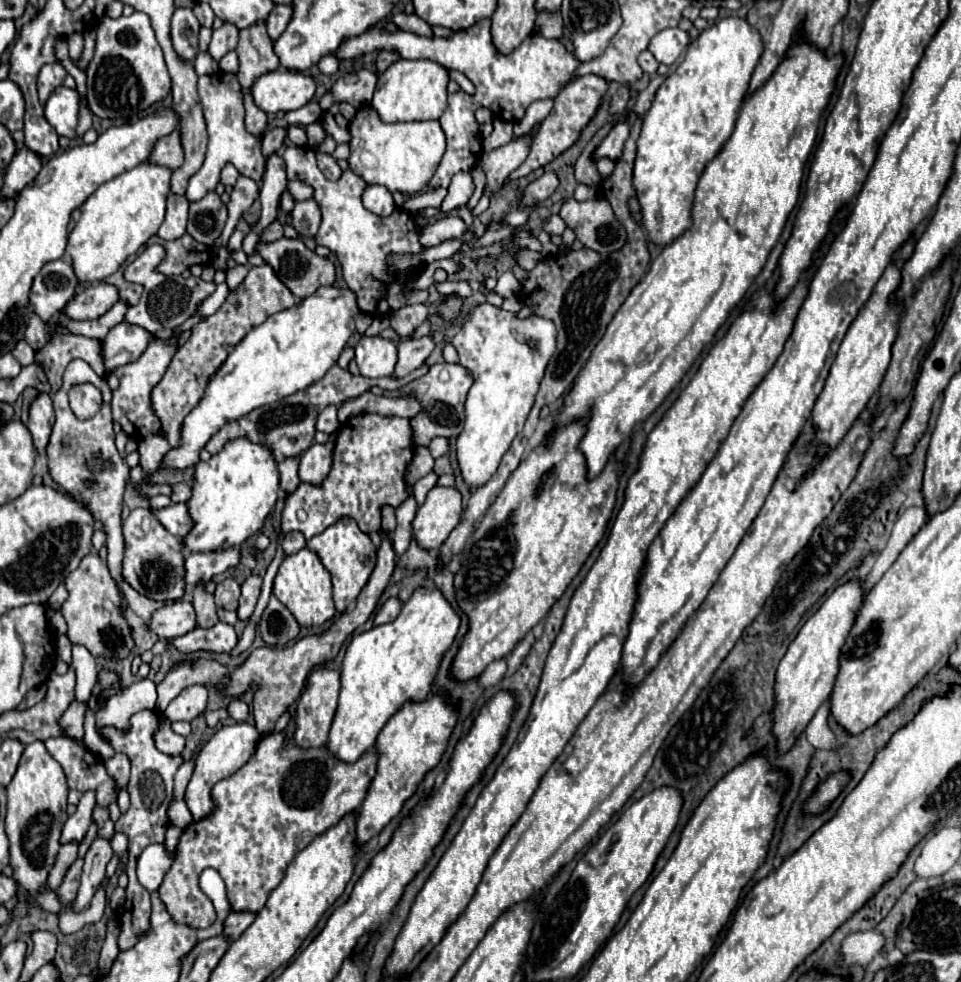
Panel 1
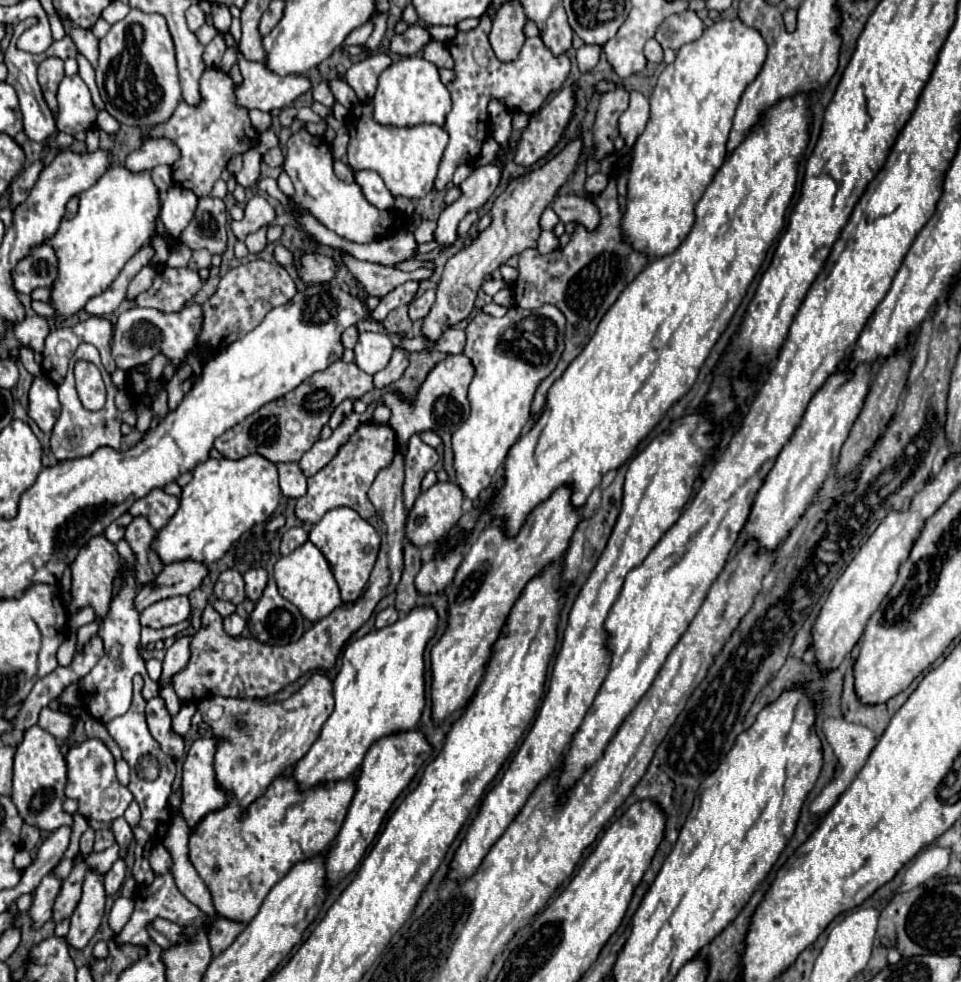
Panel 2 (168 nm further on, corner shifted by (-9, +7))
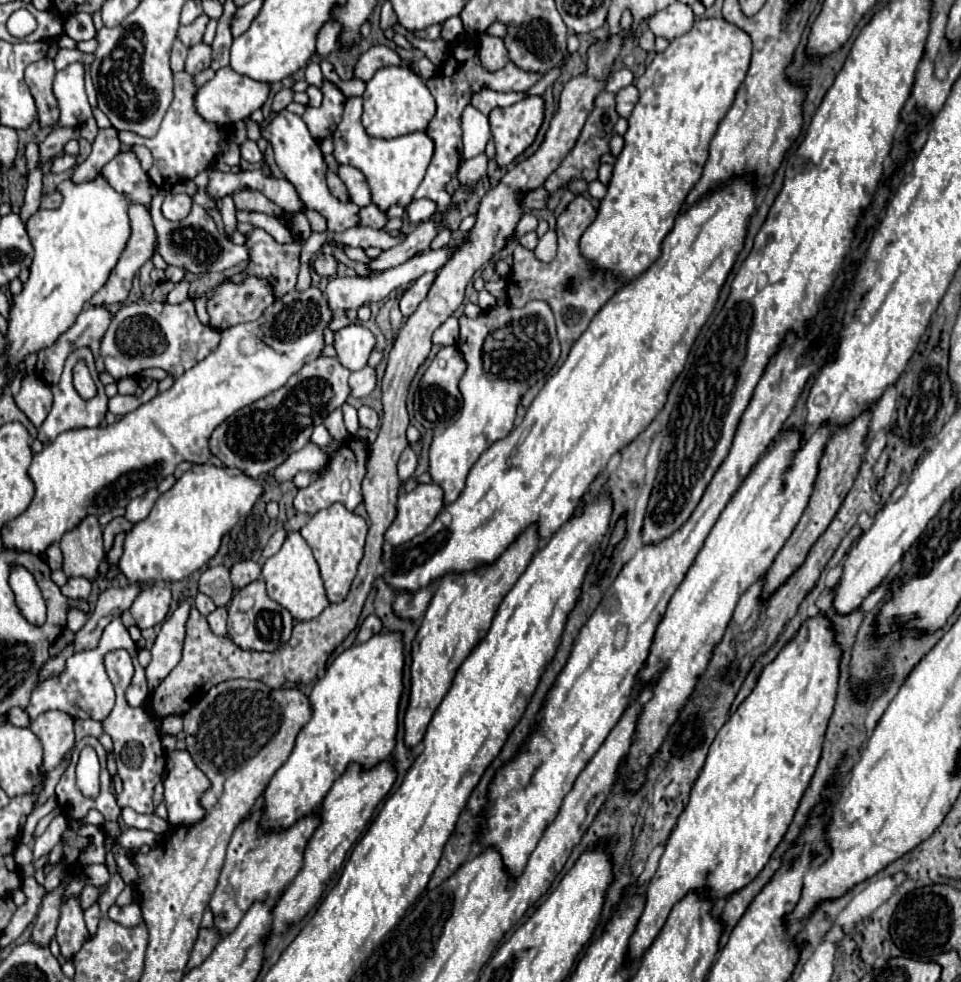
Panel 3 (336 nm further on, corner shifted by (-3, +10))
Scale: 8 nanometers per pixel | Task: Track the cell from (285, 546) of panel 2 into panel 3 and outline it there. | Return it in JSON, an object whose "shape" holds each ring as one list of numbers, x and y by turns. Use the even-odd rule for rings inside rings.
{"shape":[[277,529,275,533,273,533,273,537,269,539,269,543,267,543,267,547,263,549,263,557,271,557,271,555,275,555,279,549,281,549,281,545,285,543,285,539,287,539,287,531,285,529]]}

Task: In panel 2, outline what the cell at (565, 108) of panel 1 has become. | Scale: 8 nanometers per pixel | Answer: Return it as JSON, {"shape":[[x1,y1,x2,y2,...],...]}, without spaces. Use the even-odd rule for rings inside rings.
{"shape":[[561,88,545,106,529,116,529,124,521,130,513,148,513,162,531,166,543,158,561,138,573,114,573,88]]}

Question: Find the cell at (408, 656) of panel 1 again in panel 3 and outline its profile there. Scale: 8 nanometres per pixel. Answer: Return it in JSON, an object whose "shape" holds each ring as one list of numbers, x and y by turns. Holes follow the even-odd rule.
{"shape":[[381,631,333,659,309,695,313,703,311,721,301,729,293,753,265,789,267,811,261,823,263,829,289,827,315,811,351,761,371,767,391,755,399,729,399,701,405,689,403,667,401,631]]}

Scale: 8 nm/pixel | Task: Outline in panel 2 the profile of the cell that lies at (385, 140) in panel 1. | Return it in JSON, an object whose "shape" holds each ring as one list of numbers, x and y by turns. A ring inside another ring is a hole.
{"shape":[[361,102,349,112,347,120,349,130,349,148,347,158,353,170,375,170,387,190,393,196,405,198,425,198,433,190,433,180,437,176,437,168,449,140,447,132,435,124,421,124,413,128,395,128,395,126,381,126,373,120,373,104]]}

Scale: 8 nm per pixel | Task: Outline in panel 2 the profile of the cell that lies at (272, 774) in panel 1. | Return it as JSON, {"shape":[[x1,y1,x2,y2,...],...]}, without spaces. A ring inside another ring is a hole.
{"shape":[[279,776,279,778,275,778,275,780,273,780,273,784,267,788,267,792,247,808,245,818,241,816,241,808,237,806,237,800,233,800,233,796,231,796,231,802,229,802,229,806,227,806,227,808,207,814,207,816,197,824,197,828,191,832,189,848,191,848,191,862,193,862,193,866,197,868,199,876,201,876,201,878,203,878,203,882,207,884,207,888,211,890,211,896,213,896,213,904,215,904,217,914,219,914,219,916,223,916,223,918,227,918,227,920,233,920,233,922,251,922,251,920,255,918,255,914,259,912,261,902,265,900,265,896,269,894,269,890,271,890,271,888,273,888,273,886,275,886,275,884,277,884,277,882,279,882,279,880,281,880,281,878,283,878,283,876,285,876,285,874,287,874,287,872,289,872,297,862,301,862,301,860,309,860,309,858,315,858,315,856,319,856,321,852,325,852,325,848,329,848,329,844,333,842,333,836,337,836,337,828,341,828,344,822,352,799,353,776,351,776,351,778,347,778,347,780,333,782,333,784,319,784,317,788,309,788,309,790,305,790,305,792,299,792,299,790,297,790,297,784,295,784,295,780,293,780,291,776,289,776,289,778]]}

